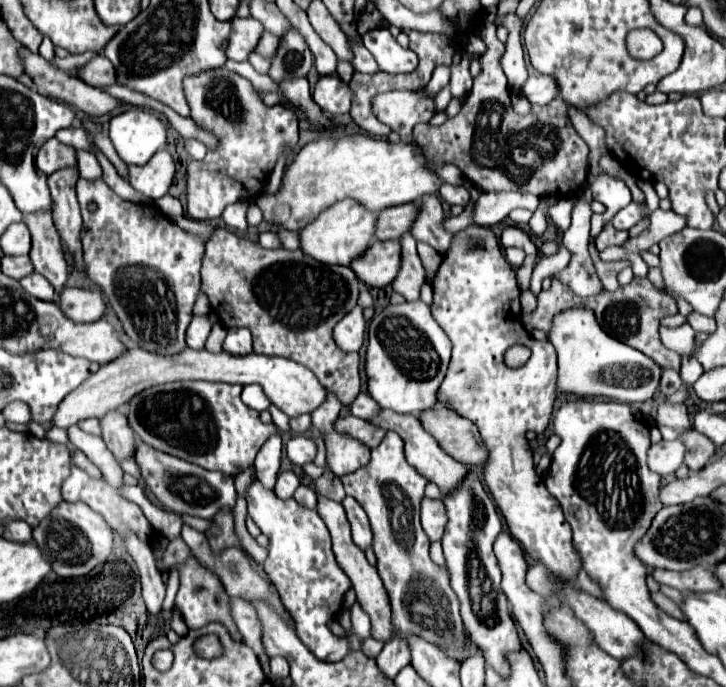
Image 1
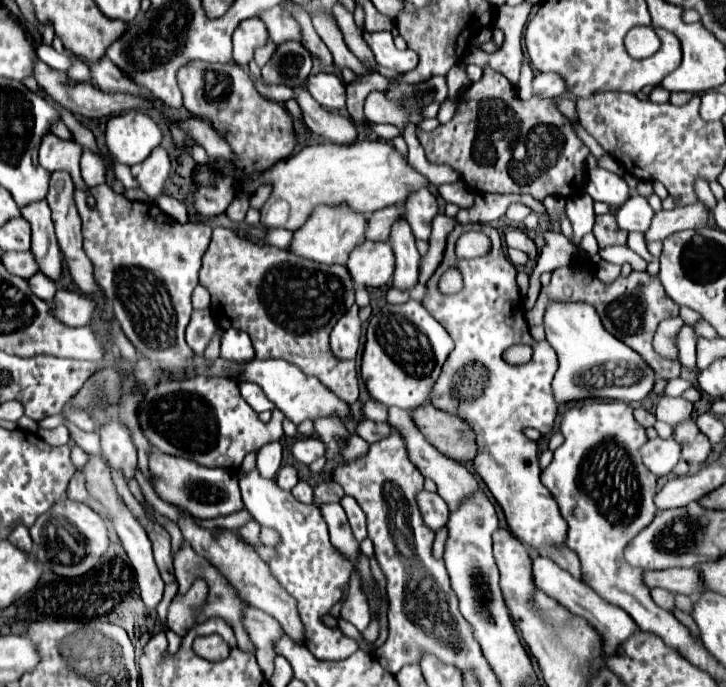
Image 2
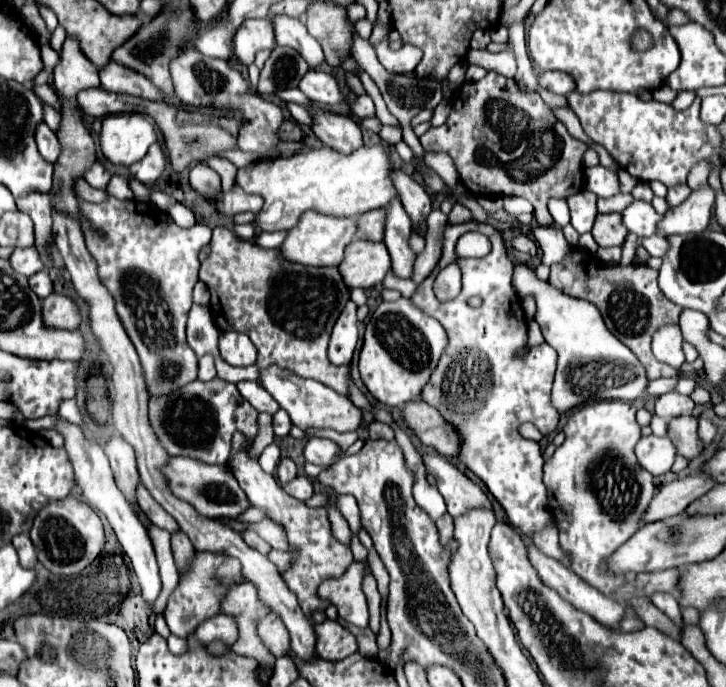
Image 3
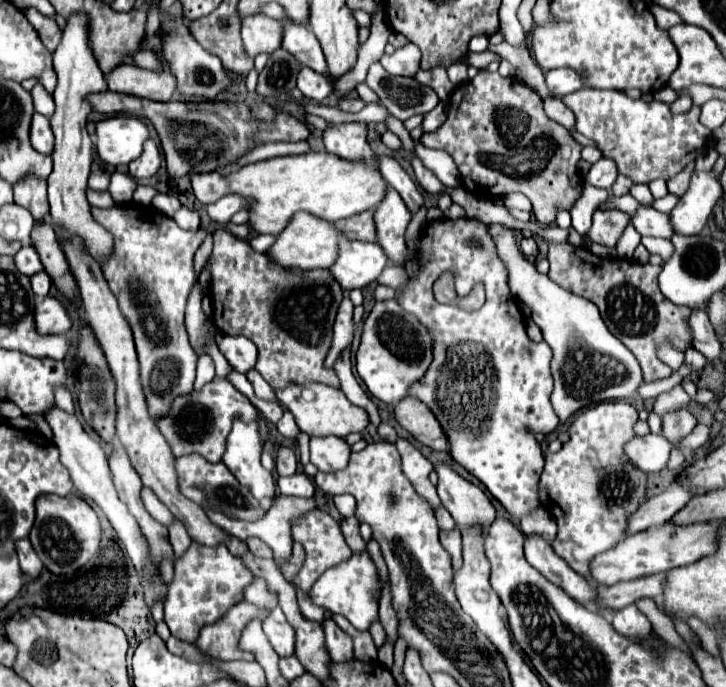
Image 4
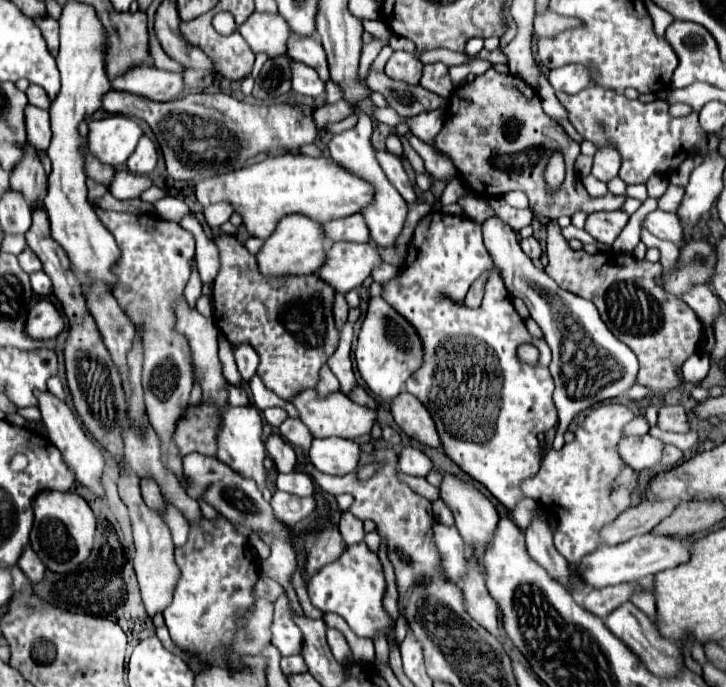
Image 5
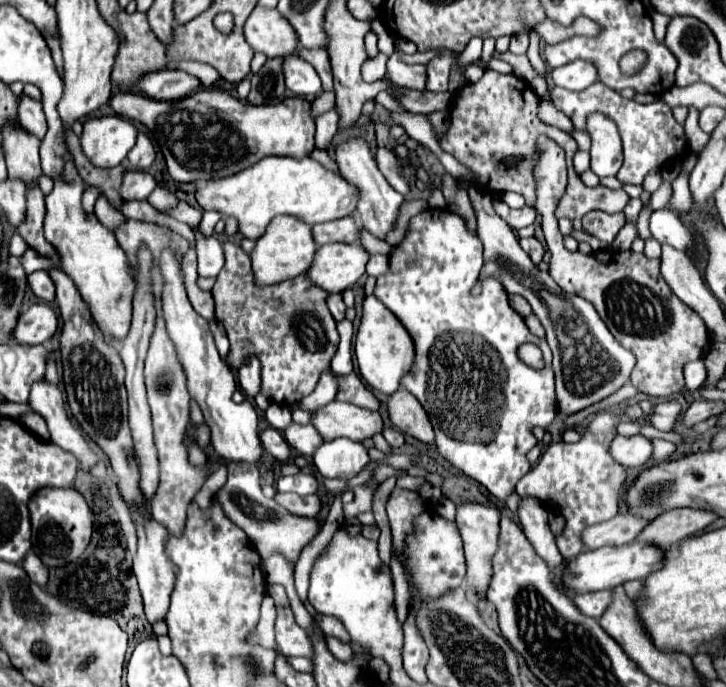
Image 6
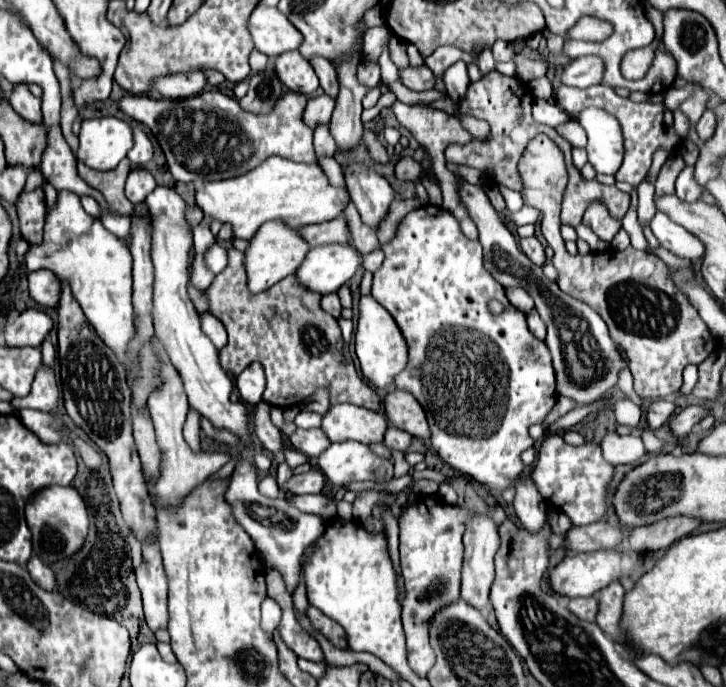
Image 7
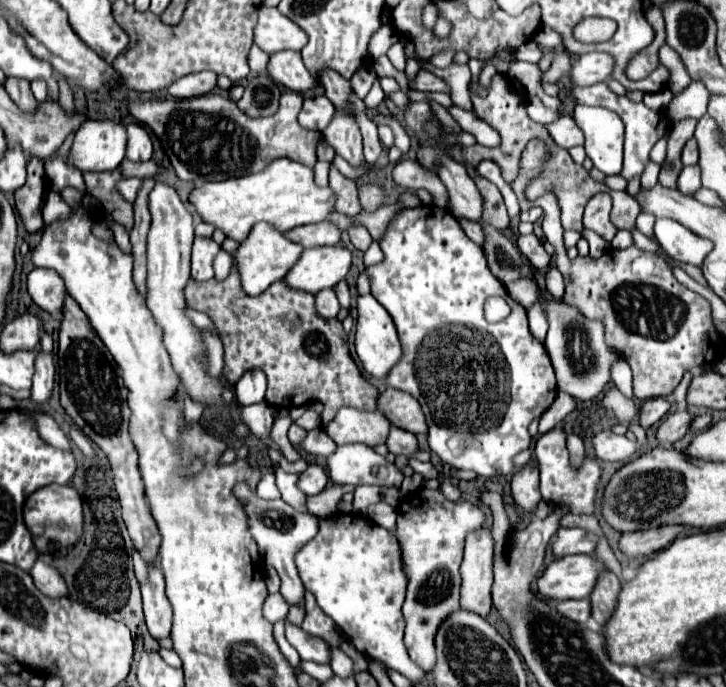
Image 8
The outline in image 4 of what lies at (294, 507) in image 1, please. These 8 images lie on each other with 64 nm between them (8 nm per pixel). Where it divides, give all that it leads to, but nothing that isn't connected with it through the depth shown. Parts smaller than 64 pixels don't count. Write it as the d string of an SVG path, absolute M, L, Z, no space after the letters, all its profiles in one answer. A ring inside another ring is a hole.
M234 420L230 436L226 438L226 452L222 456L222 462L230 468L240 484L250 486L254 498L262 500L264 496L270 496L274 500L274 478L260 464L260 456L262 440L258 420L254 420L254 424ZM312 510L312 512L304 514L302 518L294 520L292 538L294 538L294 542L300 542L304 546L304 550L306 550L304 566L298 572L296 580L294 580L302 590L310 590L310 586L318 580L318 576L326 568L332 568L334 564L340 564L342 560L348 560L352 556L352 550L348 548L348 544L344 542L344 536L340 532L340 524L334 518L330 518L326 512L322 512L322 510ZM326 620L324 622L324 632L326 632L326 648L332 658L332 662L342 662L352 658L352 640L348 634L344 634L336 622Z

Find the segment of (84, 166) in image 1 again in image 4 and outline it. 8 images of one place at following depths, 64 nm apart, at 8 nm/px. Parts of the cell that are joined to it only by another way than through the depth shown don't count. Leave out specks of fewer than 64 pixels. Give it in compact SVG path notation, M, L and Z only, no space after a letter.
M92 172L88 178L88 188L90 190L108 190L108 180L110 180L110 174Z

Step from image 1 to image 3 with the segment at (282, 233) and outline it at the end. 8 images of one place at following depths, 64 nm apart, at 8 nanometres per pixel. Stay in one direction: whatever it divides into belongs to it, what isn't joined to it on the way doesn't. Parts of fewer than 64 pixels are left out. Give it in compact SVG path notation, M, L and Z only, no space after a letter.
M260 232L256 236L256 244L260 248L278 248L286 238L286 232Z

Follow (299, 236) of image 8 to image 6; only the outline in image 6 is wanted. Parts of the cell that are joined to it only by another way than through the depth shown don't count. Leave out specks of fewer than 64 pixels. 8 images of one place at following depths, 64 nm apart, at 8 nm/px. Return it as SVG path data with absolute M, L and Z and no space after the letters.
M344 216L332 222L322 222L322 224L314 224L312 226L314 232L314 242L318 246L328 244L328 242L358 242L358 234L360 234L360 224L356 224L354 216Z

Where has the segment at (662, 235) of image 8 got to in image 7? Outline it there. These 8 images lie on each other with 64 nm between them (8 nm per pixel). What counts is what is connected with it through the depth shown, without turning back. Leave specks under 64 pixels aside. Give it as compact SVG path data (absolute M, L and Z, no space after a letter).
M656 212L656 216L652 218L650 226L652 226L660 246L670 250L678 258L698 260L698 258L704 256L704 250L706 250L704 244L694 234L690 234L686 228L682 228L676 222L672 222L666 214Z

